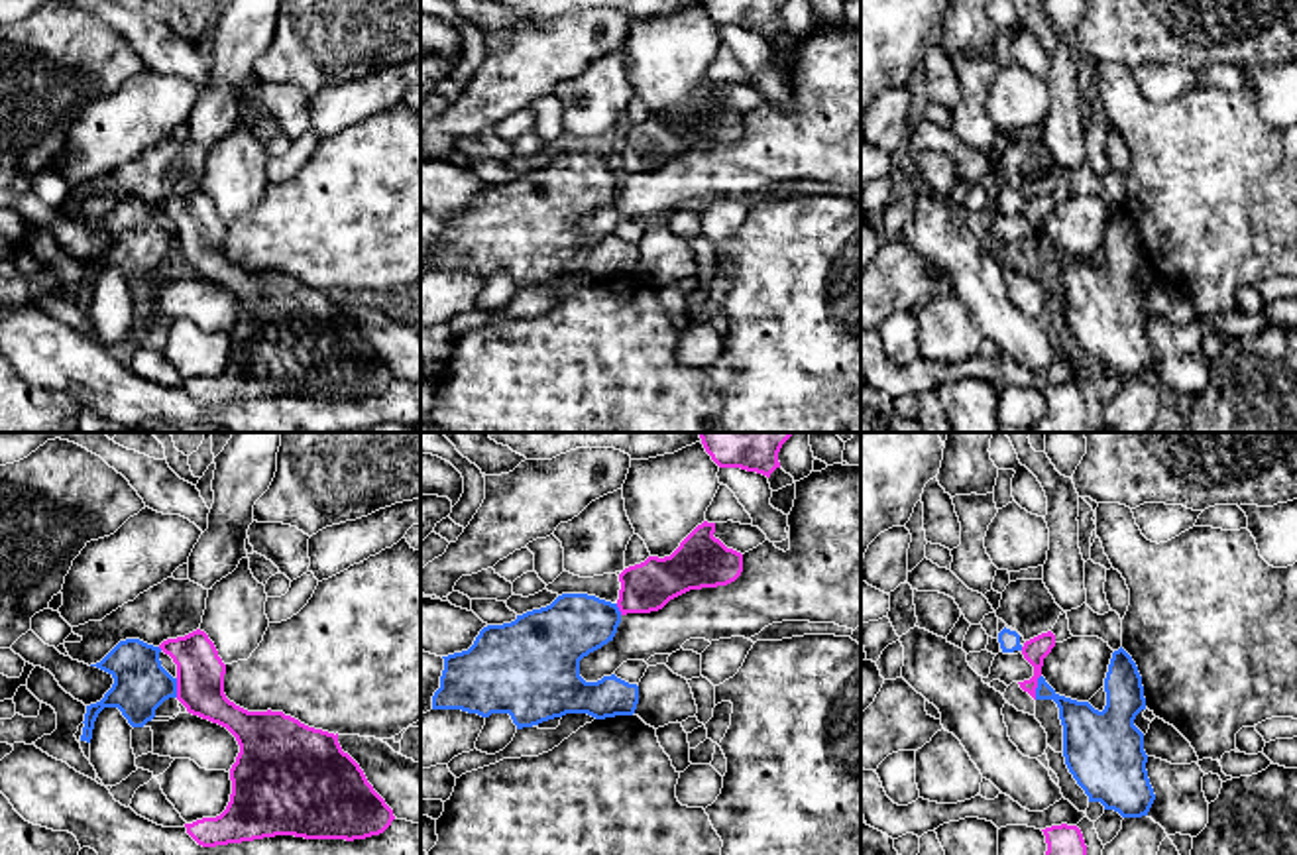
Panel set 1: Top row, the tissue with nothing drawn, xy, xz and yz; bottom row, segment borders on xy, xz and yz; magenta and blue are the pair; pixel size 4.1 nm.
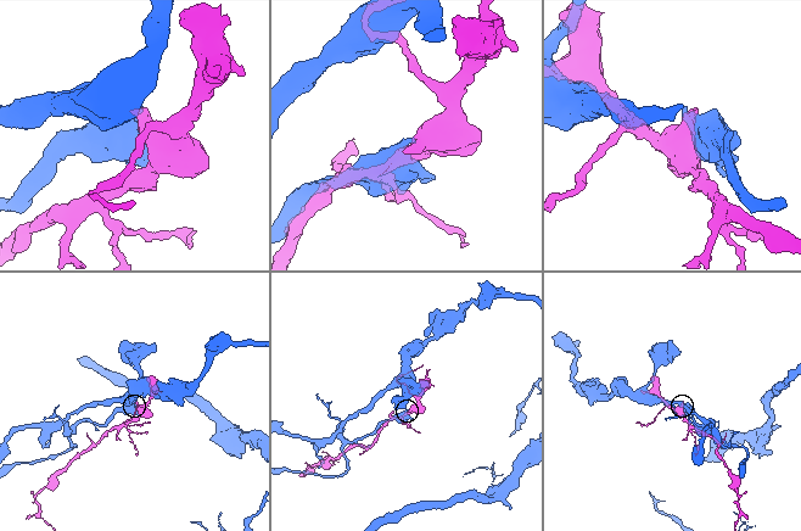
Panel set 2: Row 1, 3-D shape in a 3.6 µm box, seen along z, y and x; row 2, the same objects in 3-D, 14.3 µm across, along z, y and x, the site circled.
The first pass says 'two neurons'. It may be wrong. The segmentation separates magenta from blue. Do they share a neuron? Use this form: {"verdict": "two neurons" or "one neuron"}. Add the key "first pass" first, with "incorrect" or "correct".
{"first pass": "correct", "verdict": "two neurons"}

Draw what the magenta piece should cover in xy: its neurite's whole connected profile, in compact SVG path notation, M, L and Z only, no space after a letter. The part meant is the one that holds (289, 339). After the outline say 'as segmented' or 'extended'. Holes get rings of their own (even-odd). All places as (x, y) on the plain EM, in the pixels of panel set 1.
M204 191L167 199L159 208L177 224L177 259L187 271L226 287L240 305L230 328L232 354L226 370L216 377L185 383L198 405L216 407L275 395L354 401L379 395L391 385L393 370L367 342L360 324L342 311L338 293L309 287L283 271L248 271L226 257L226 224Z | as segmented

